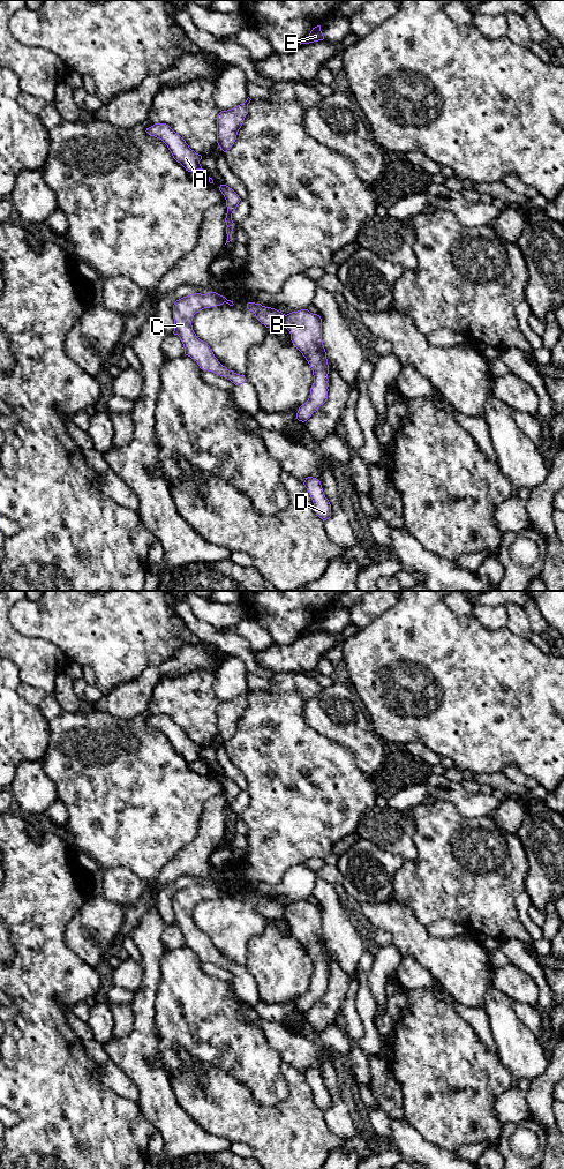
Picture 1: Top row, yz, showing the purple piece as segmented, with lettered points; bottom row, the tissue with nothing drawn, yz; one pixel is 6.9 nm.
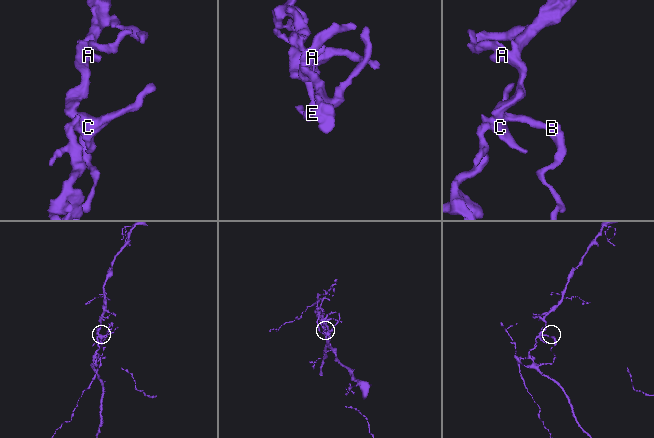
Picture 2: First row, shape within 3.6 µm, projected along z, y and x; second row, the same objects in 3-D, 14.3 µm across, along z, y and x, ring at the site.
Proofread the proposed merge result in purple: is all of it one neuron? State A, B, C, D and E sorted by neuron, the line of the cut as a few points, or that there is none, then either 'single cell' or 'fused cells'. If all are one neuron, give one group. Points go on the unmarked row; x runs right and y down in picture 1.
A C E / B D; cut in yz along (285, 906), (283, 915); fused cells

